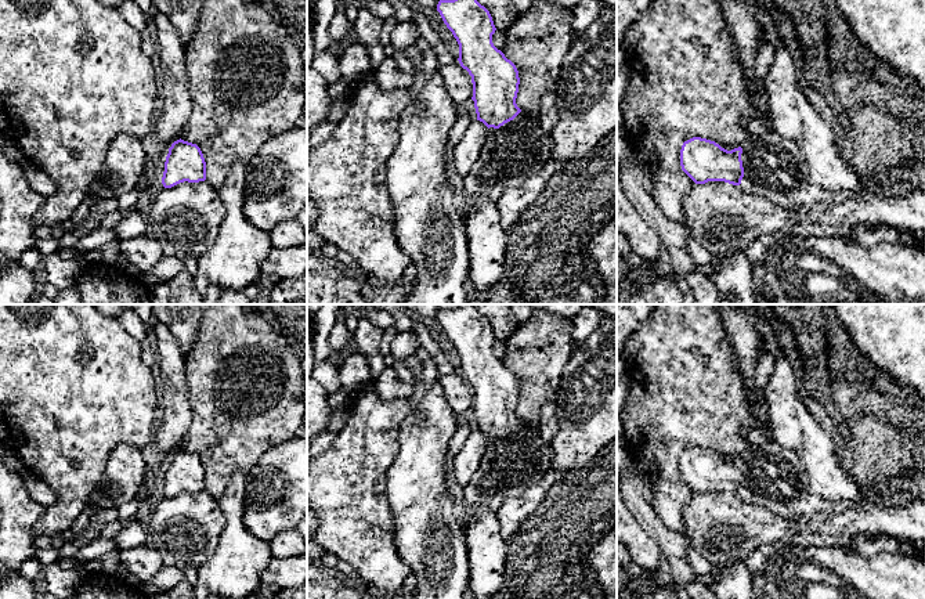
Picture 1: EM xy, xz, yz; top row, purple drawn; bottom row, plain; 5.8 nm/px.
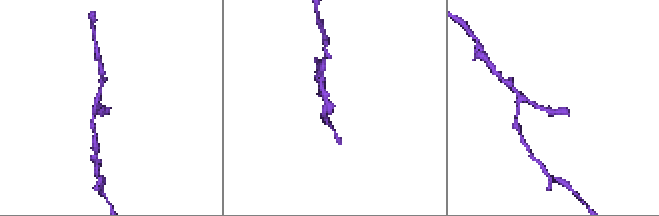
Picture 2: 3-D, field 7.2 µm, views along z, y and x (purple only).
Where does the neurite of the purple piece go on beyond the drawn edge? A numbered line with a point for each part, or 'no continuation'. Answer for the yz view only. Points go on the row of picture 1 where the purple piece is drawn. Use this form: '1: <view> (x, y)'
1: yz (774, 168)

